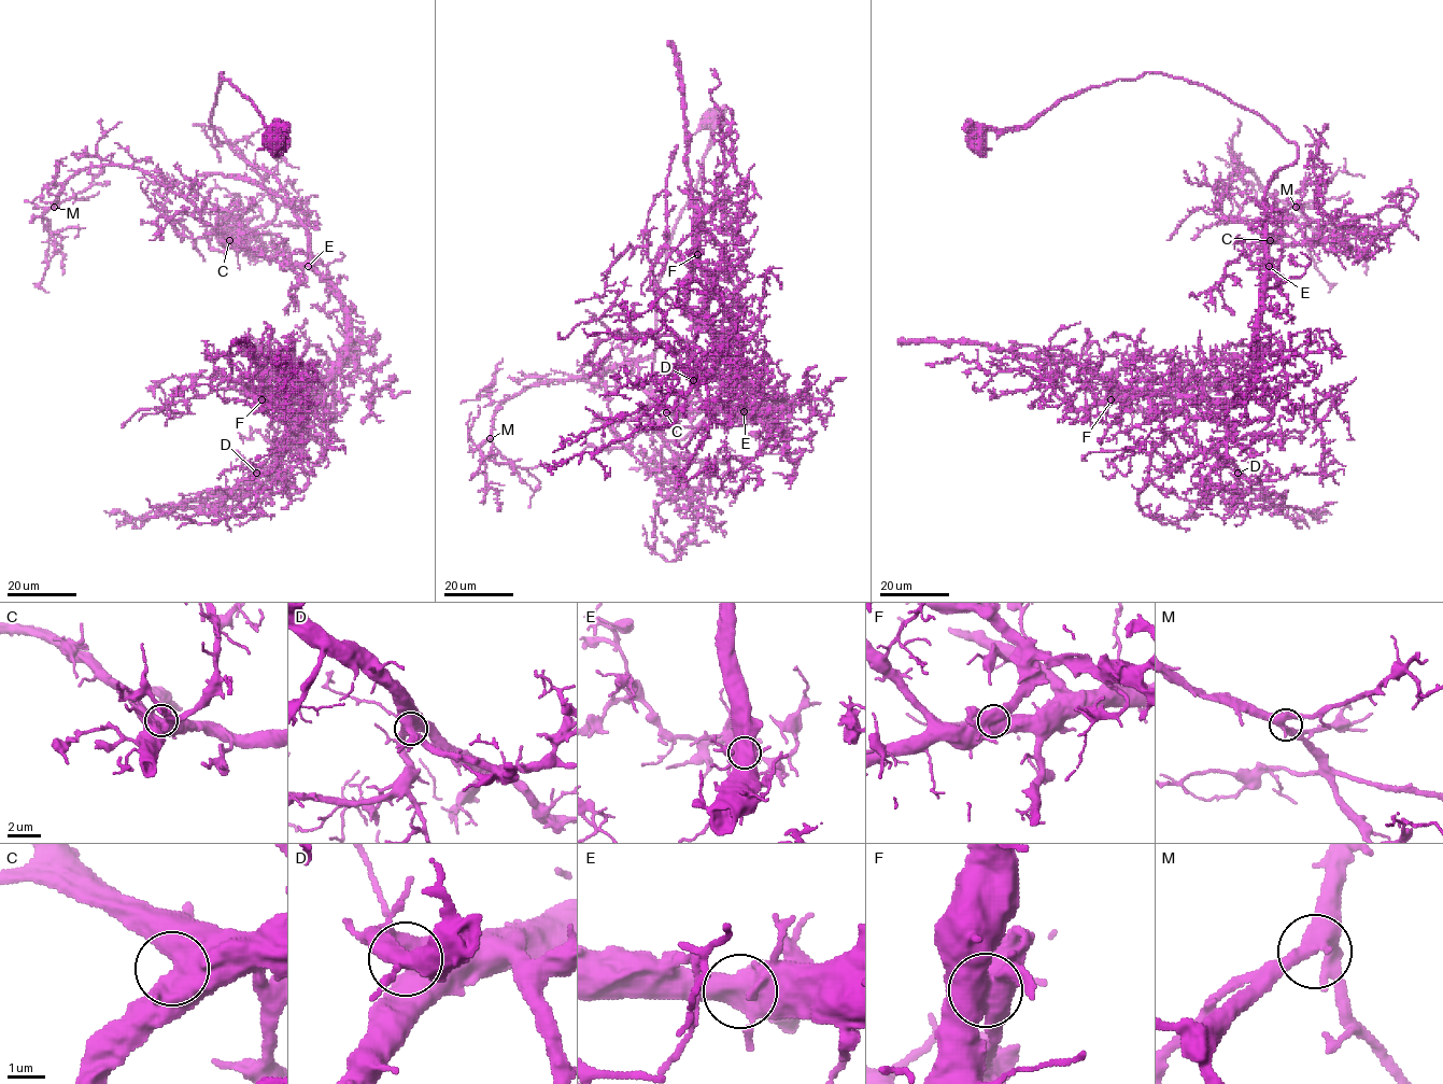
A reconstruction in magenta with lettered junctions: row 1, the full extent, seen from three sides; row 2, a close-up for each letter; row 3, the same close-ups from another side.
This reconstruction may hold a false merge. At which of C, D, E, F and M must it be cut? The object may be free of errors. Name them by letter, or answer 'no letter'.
F

